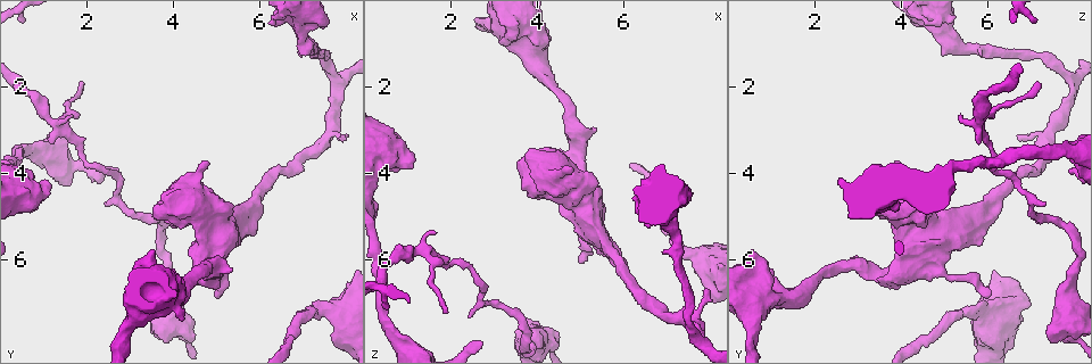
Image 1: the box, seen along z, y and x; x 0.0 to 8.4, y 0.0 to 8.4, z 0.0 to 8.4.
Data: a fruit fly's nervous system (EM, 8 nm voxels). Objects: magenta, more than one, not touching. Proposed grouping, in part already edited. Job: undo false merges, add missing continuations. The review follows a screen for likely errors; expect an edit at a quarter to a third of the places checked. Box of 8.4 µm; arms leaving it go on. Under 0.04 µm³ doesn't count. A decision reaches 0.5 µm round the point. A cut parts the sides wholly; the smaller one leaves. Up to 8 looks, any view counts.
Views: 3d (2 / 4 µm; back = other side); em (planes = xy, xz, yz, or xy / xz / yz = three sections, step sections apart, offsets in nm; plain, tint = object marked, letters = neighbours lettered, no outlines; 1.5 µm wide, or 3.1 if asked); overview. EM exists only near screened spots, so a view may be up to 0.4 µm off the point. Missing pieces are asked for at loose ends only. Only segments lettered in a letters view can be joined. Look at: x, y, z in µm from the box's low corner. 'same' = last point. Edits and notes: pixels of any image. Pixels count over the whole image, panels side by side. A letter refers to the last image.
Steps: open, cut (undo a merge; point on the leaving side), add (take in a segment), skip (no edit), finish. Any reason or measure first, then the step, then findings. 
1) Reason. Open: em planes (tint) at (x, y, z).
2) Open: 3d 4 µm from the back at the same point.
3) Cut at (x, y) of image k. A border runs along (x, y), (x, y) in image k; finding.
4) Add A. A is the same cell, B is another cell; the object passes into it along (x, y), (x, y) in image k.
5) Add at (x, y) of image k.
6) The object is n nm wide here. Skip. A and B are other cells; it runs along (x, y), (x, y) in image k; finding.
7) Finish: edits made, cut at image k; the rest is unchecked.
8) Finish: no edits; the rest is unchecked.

Open: 3d 4 µm at (1.15, 4.20, 3.90).

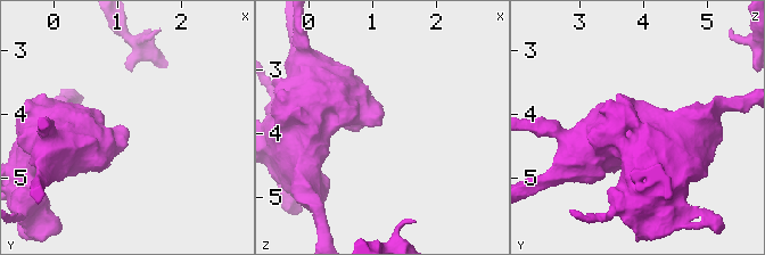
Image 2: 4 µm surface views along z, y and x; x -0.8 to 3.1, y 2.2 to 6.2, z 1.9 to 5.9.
Now the EM. Open: em xy step 8 (letters) at (1.15, 4.25, 3.85).

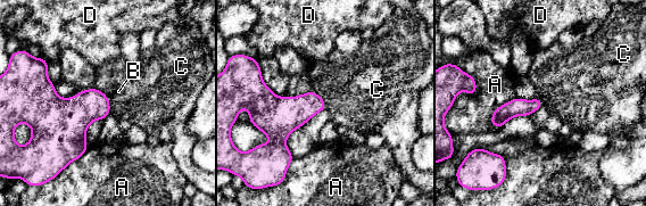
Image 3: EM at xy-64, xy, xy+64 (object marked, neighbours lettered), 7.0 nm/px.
Another direction. Open: em xz step 4 (letters) at the same point.

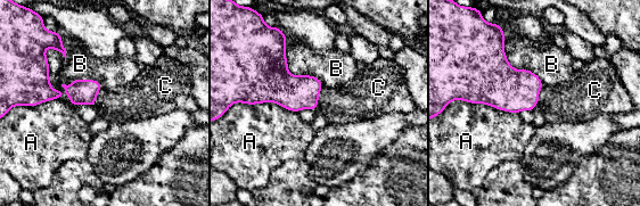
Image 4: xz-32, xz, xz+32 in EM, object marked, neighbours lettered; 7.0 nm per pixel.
Skip. A, B and C are other cells; no lettered segment goes on from it.

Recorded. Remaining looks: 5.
Open: 3d 2 µm at (1.85, 3.60, 6.10).

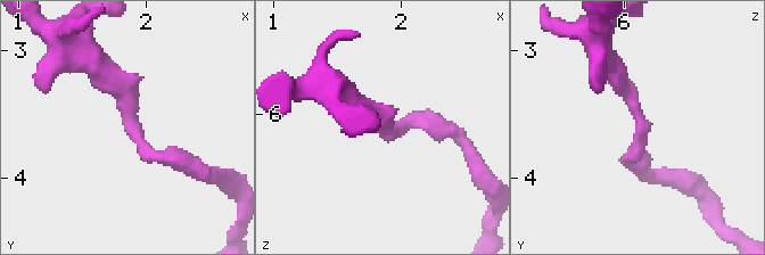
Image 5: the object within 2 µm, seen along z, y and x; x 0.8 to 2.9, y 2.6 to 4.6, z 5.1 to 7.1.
Open: em xz step 4 (tint) at (1.92, 3.60, 6.14).

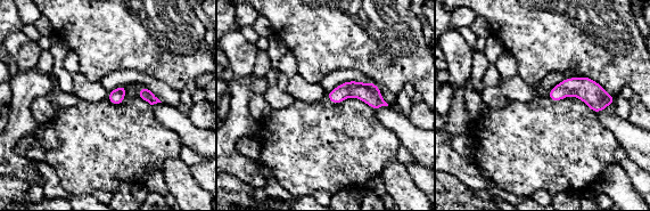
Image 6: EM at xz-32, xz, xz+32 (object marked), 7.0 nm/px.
Another direction. Open: em planes (letters) at the same point.

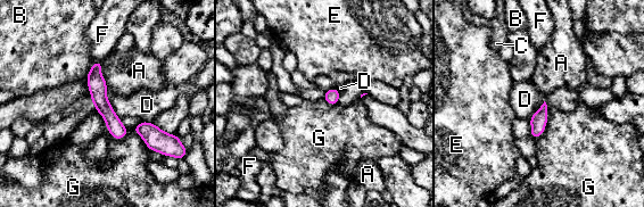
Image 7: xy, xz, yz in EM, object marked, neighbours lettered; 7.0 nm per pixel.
Skip. A, B, C, D, E, F and G are other cells; all the same neuron.

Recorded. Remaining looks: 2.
Thick end. Open: em planes (letters) at (4.40, 7.80, 7.65).

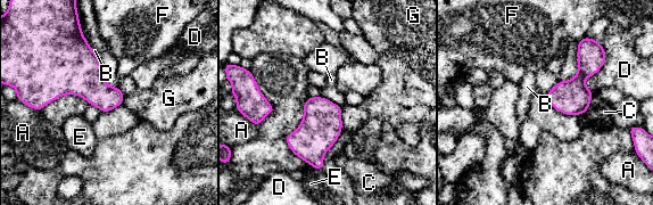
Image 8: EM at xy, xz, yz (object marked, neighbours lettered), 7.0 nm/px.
The longest contact is with D, 340 nm. Skip. A, B, C, D, E, F and G are other cells; a border runs along (342, 107), (341, 126) in image 8; no lettered segment goes on from it.

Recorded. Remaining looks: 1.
Finish: no edits; the rest is unchecked.

